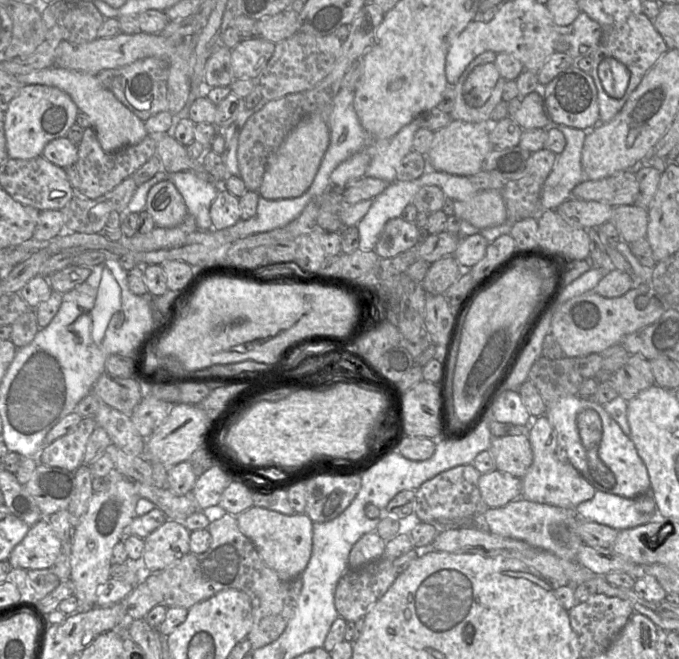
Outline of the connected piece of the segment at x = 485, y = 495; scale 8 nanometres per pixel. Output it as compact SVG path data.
M499 470L481 474L478 486L482 499L489 508L504 507L521 497L521 479Z

